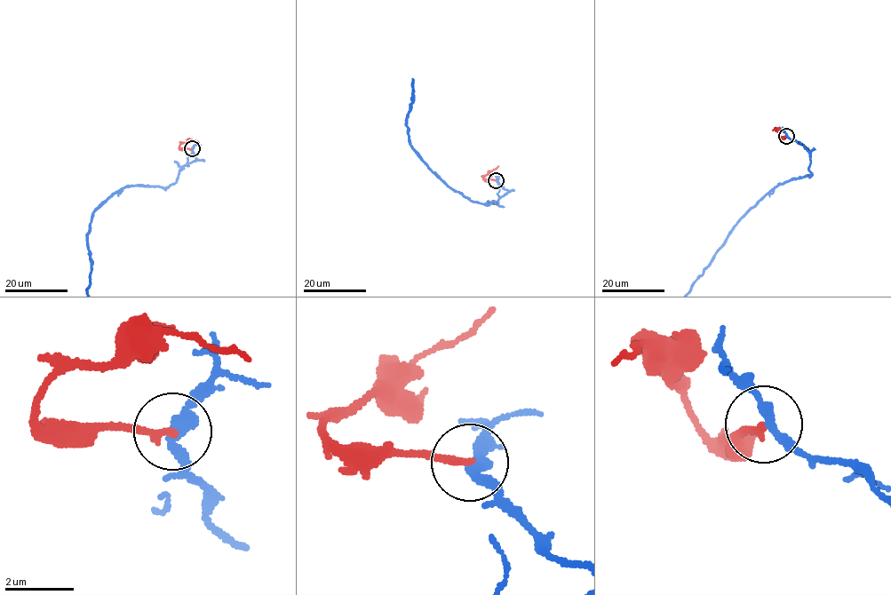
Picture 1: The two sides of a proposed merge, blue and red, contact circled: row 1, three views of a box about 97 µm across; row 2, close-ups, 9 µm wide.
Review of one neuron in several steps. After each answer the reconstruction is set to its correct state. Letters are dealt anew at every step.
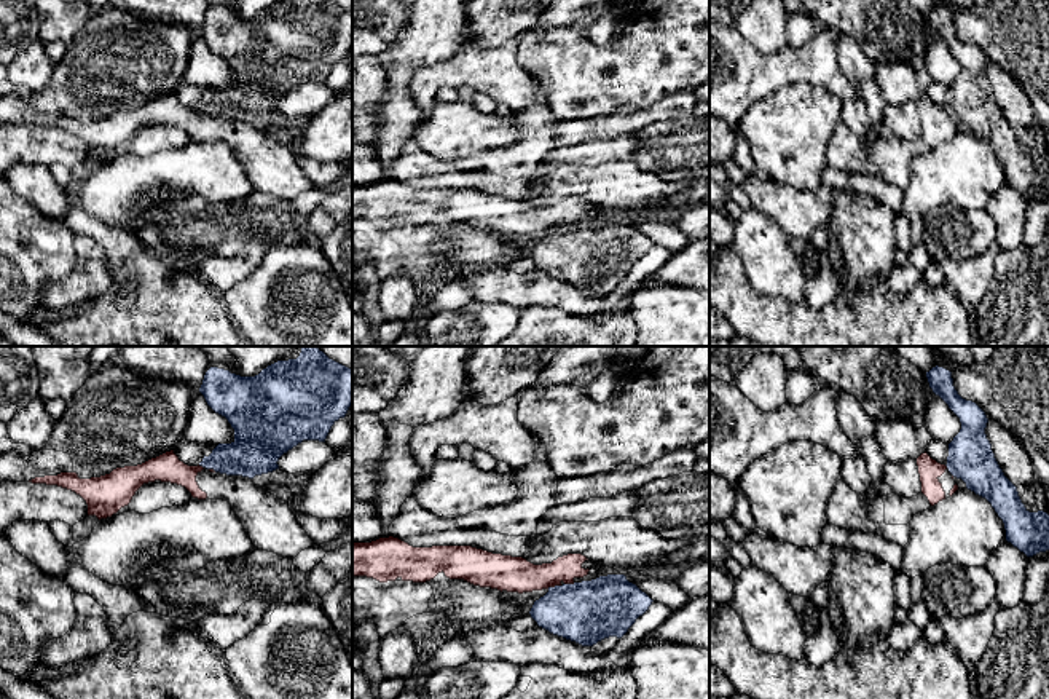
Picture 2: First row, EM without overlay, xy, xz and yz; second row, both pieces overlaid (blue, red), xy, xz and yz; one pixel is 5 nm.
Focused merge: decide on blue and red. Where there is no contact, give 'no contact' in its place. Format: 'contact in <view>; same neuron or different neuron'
contact in xz; different neuron

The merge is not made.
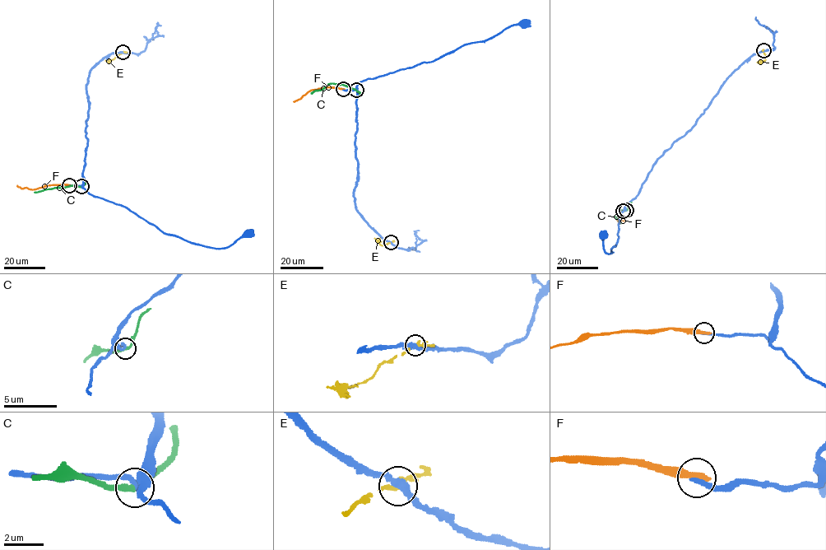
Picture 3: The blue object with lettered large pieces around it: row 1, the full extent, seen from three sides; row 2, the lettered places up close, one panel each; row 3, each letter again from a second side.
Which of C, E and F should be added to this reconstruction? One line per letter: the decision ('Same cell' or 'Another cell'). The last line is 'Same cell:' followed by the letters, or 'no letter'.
C: Another cell
E: Another cell
F: Another cell
Same cell: no letter

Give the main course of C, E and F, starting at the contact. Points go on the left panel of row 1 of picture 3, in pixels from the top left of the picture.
C: (81, 187), (56, 187), (34, 192)
E: (122, 52), (105, 60)
F: (69, 185), (53, 184), (30, 189), (17, 185)

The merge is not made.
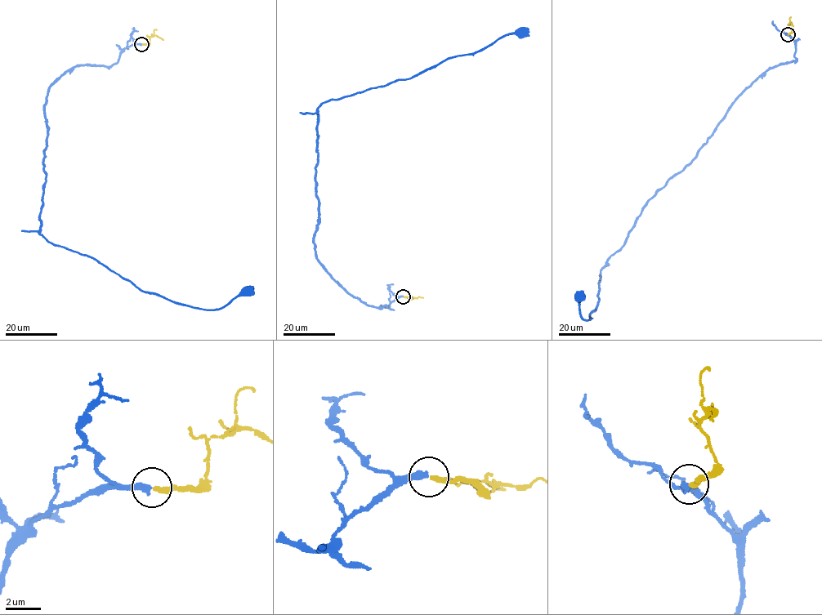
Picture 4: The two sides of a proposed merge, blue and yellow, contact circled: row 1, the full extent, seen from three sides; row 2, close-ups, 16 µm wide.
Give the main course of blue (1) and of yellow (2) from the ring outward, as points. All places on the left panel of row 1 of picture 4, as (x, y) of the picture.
1: (141, 44), (112, 66), (78, 64), (50, 87), (39, 233), (195, 308), (219, 309), (247, 290)
2: (141, 44), (147, 44), (150, 37), (154, 35), (163, 40)

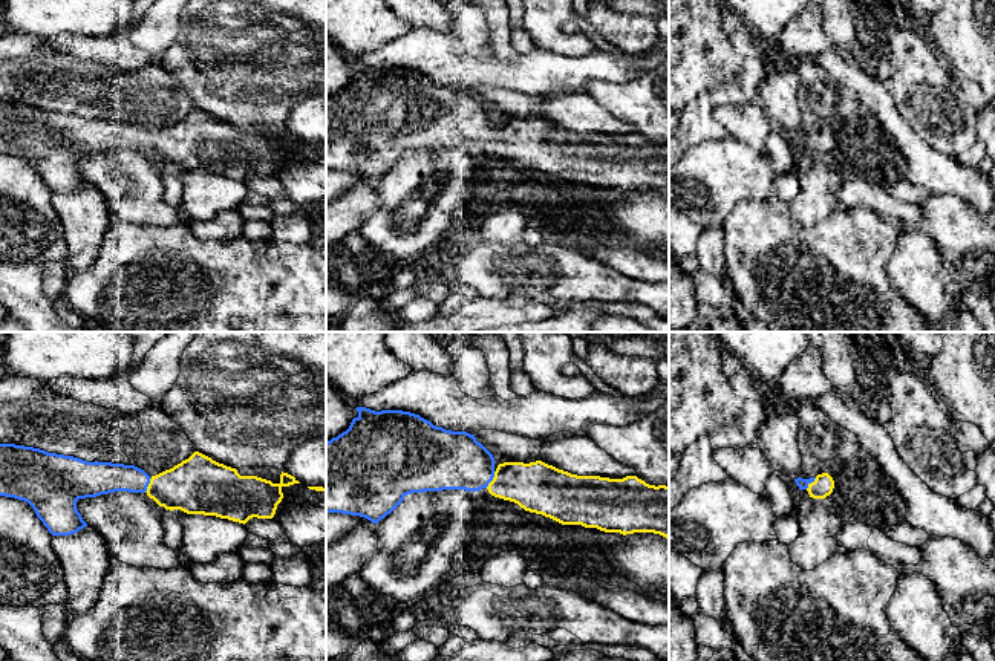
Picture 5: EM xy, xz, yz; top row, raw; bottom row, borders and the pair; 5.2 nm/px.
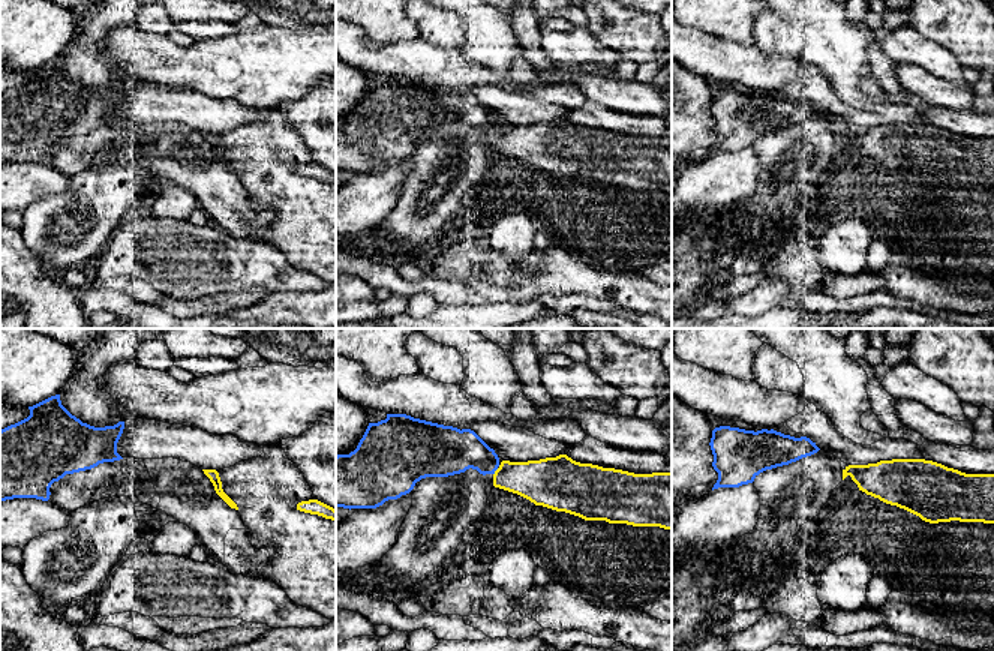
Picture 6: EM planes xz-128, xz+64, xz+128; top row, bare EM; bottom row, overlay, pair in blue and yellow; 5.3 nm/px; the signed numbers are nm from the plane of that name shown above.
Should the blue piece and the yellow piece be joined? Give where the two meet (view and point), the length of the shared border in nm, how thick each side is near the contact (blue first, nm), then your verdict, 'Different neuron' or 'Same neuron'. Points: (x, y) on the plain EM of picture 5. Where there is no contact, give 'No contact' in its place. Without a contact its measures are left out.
Touches blue at xz (492, 136). Shared border 100 nm. Thickness 300 nm (blue) against 260 nm. Same neuron

